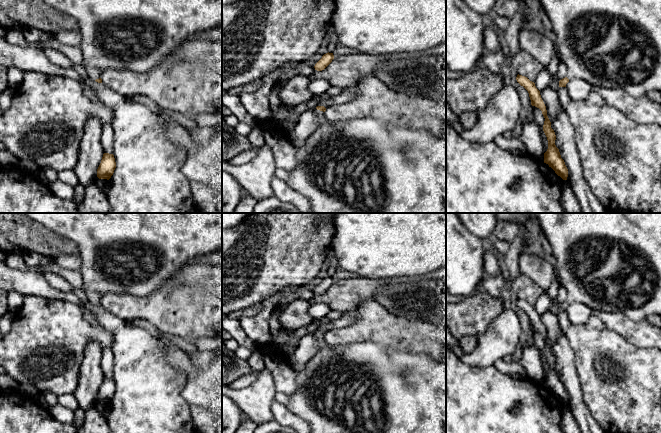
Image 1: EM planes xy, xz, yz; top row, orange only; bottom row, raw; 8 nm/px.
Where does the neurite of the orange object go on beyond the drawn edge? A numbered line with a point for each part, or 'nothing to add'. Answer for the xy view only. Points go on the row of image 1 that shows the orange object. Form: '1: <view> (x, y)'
1: xy (137, 35)

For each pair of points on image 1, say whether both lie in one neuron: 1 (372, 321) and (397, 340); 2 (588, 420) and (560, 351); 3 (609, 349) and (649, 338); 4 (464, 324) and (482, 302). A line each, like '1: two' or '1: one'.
1: one
2: one
3: two
4: one

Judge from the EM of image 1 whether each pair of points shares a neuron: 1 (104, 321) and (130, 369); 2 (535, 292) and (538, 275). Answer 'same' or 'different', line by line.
1: same
2: different

